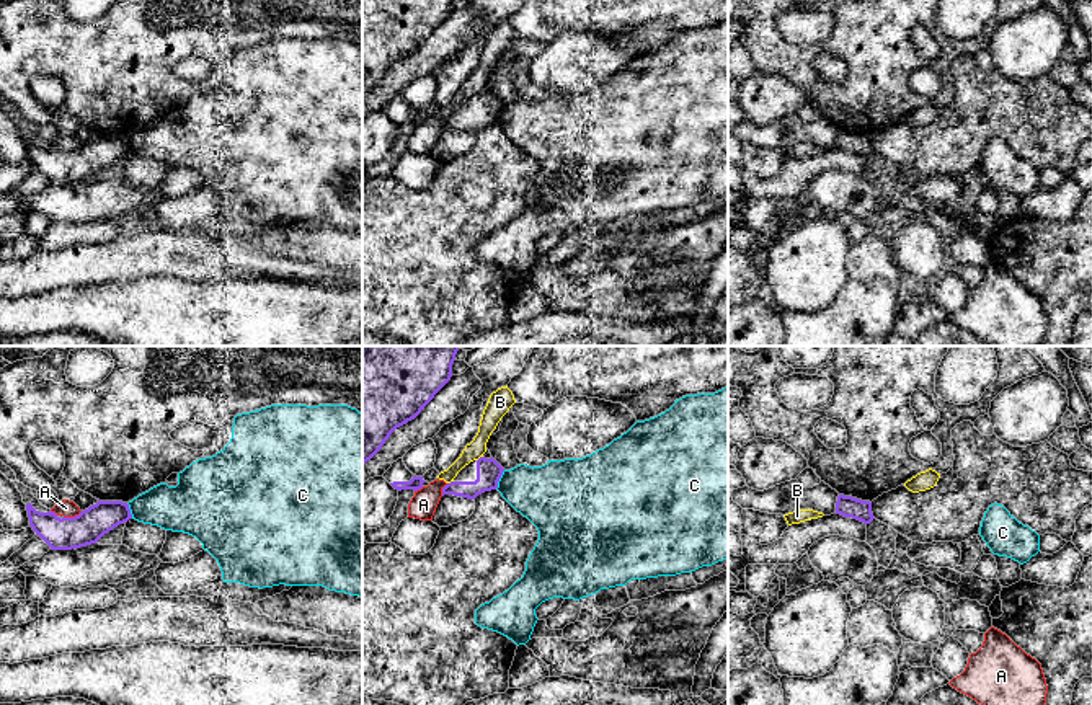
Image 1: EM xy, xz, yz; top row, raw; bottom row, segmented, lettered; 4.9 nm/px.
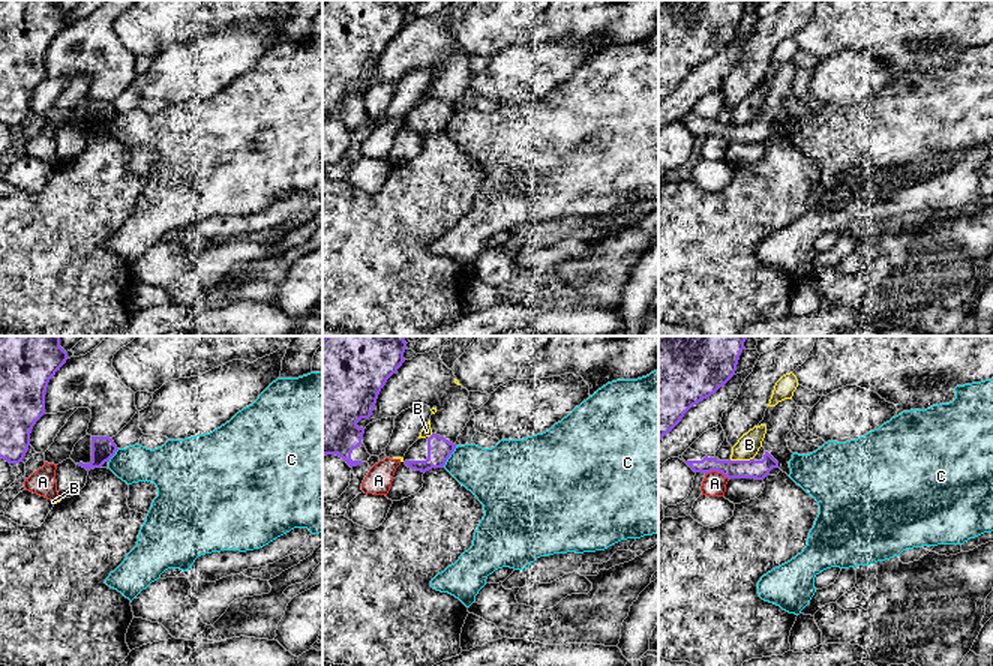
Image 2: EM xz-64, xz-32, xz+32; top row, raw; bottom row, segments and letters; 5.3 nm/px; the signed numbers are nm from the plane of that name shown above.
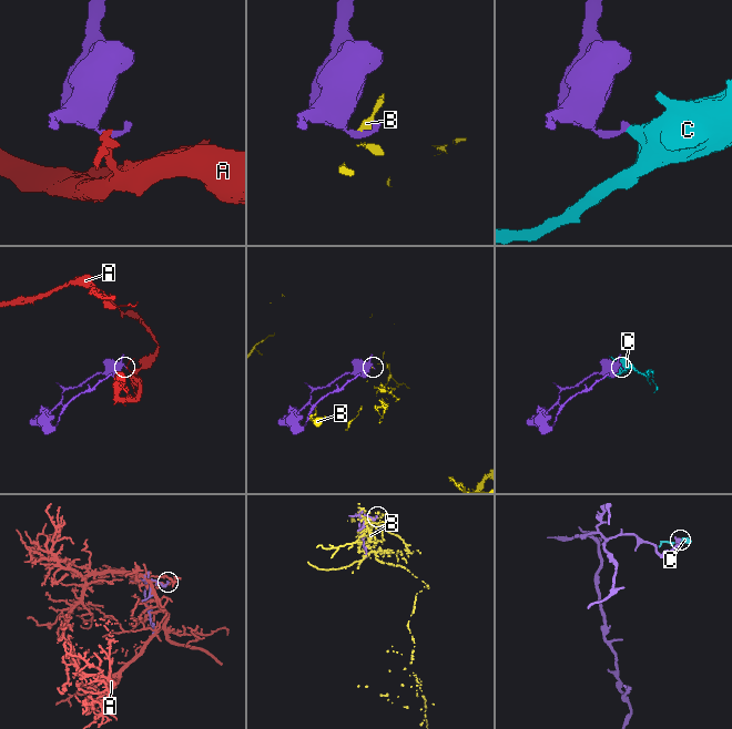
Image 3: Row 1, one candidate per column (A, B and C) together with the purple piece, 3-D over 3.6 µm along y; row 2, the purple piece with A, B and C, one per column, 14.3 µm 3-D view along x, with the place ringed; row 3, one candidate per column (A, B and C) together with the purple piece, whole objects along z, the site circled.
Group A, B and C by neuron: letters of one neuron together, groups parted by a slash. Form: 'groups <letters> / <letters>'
groups A B / C

